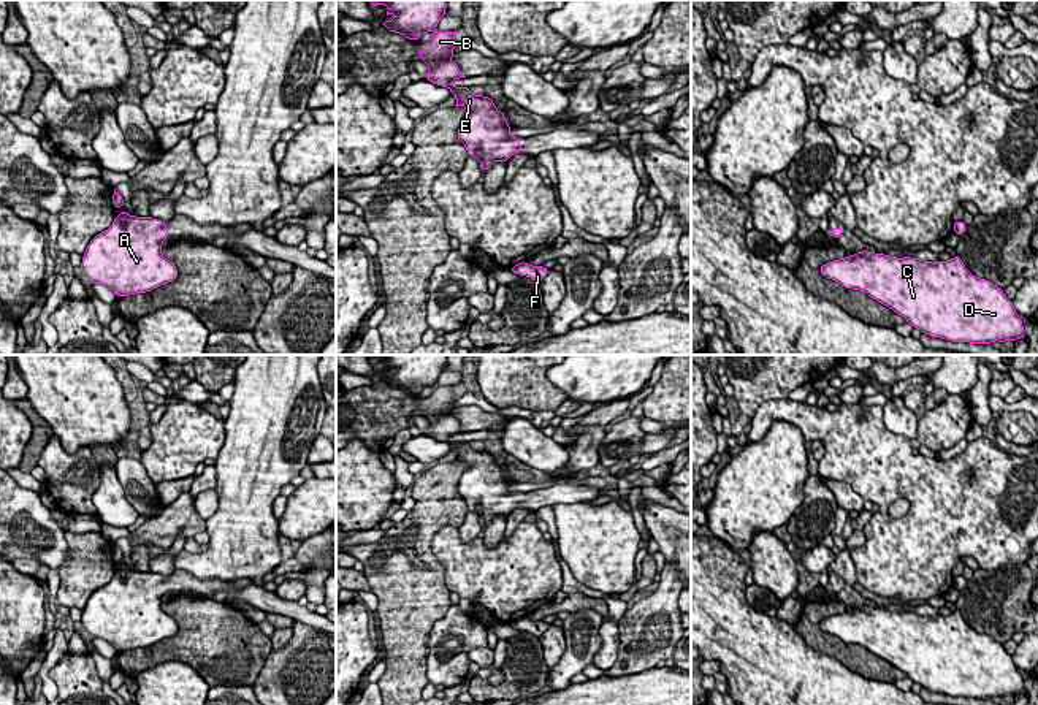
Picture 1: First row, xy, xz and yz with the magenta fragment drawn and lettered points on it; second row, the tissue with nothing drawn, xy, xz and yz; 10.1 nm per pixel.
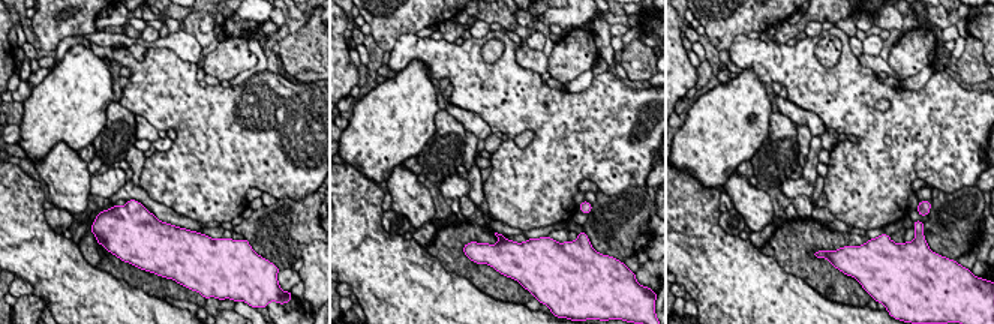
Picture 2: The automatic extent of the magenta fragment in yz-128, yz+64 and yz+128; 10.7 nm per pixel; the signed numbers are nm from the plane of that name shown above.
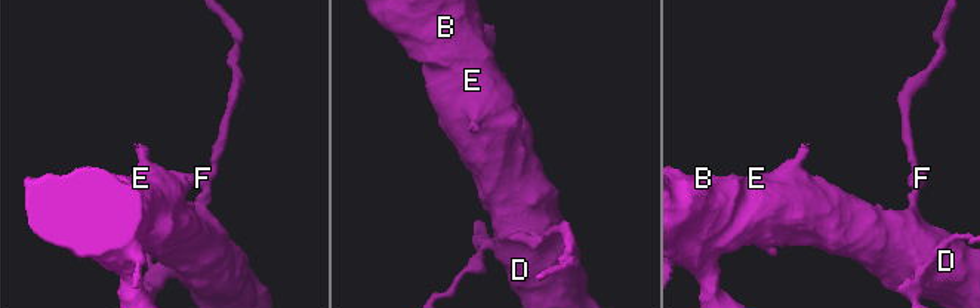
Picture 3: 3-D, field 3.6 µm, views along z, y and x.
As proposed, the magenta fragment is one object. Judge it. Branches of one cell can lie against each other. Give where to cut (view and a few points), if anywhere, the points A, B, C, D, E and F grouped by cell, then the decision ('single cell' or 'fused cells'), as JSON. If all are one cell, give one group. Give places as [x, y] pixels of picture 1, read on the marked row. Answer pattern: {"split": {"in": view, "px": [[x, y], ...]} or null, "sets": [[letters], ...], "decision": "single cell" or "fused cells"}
{"split": null, "sets": [["A", "B", "C", "D", "E", "F"]], "decision": "single cell"}

